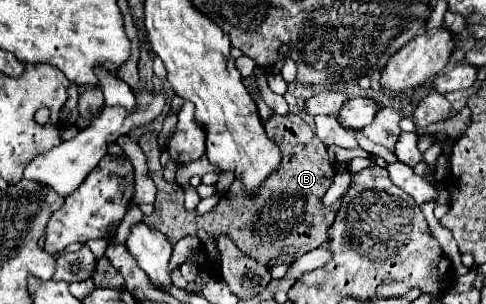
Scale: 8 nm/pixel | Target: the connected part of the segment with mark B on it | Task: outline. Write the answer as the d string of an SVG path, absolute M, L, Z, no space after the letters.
M272 115L266 121L266 133L282 149L280 173L272 175L252 199L244 195L244 185L234 181L230 191L220 197L216 209L210 211L210 235L228 235L244 255L272 269L282 263L292 265L298 257L318 249L328 239L332 213L326 213L320 201L332 183L334 169L324 143L316 139L316 133L298 115Z

